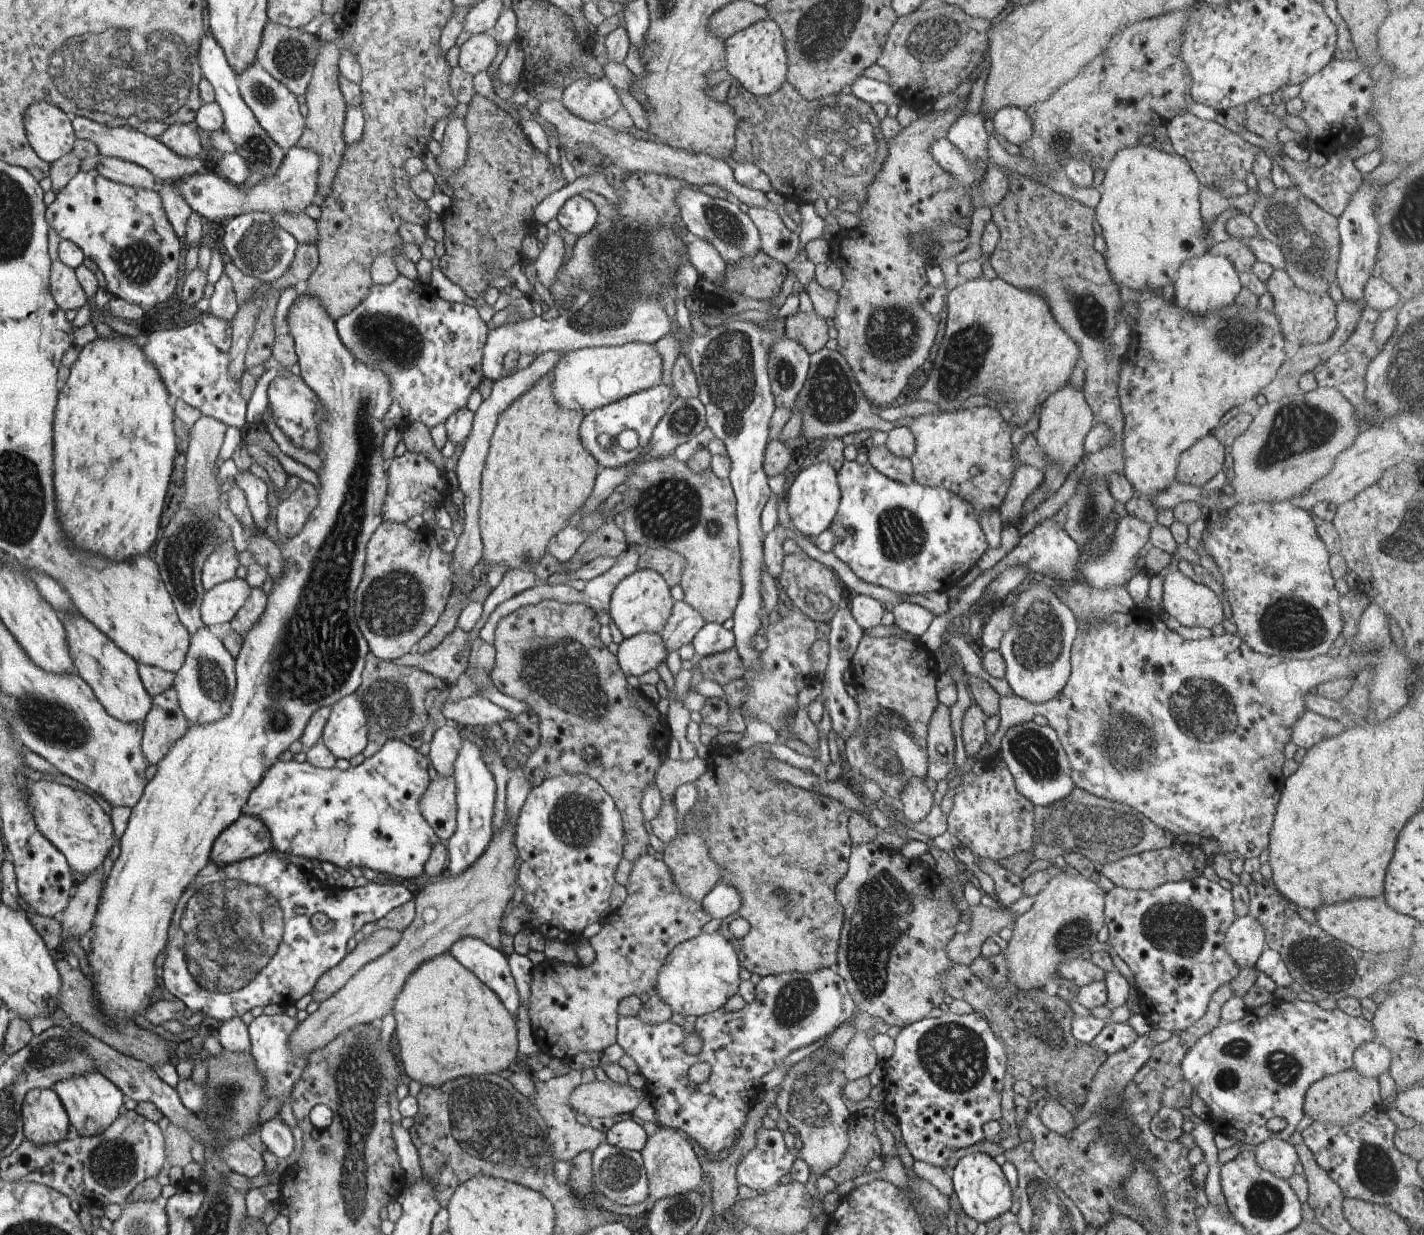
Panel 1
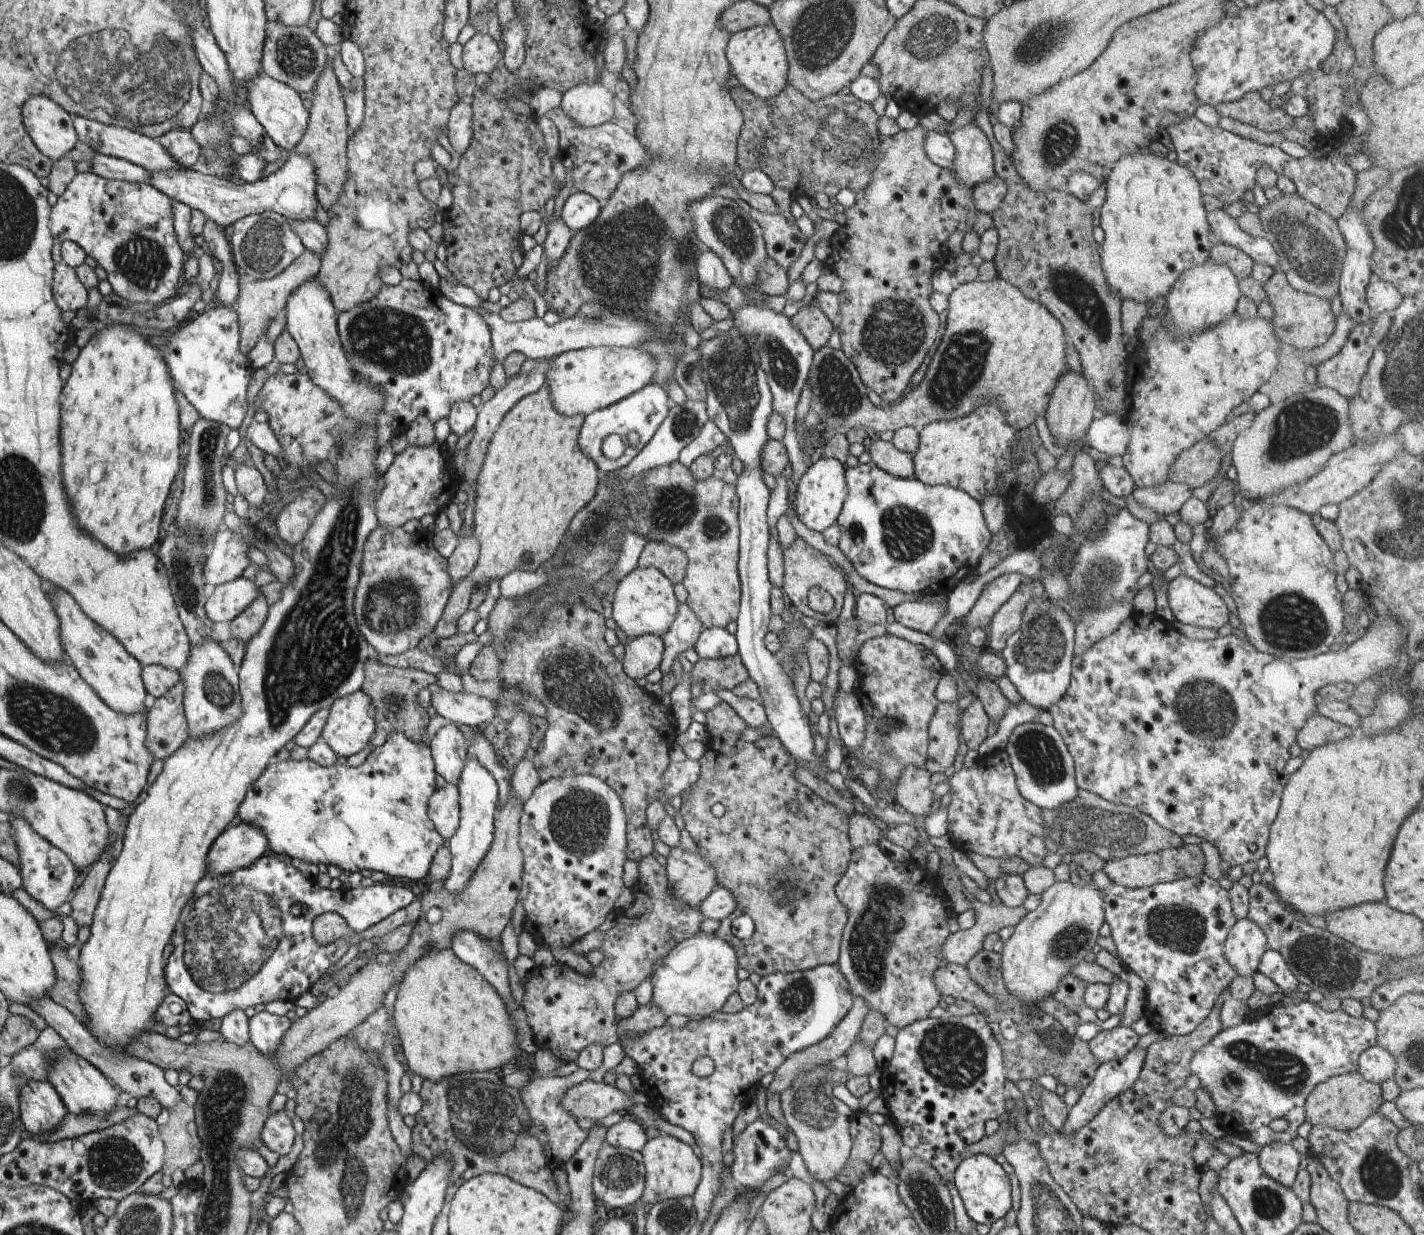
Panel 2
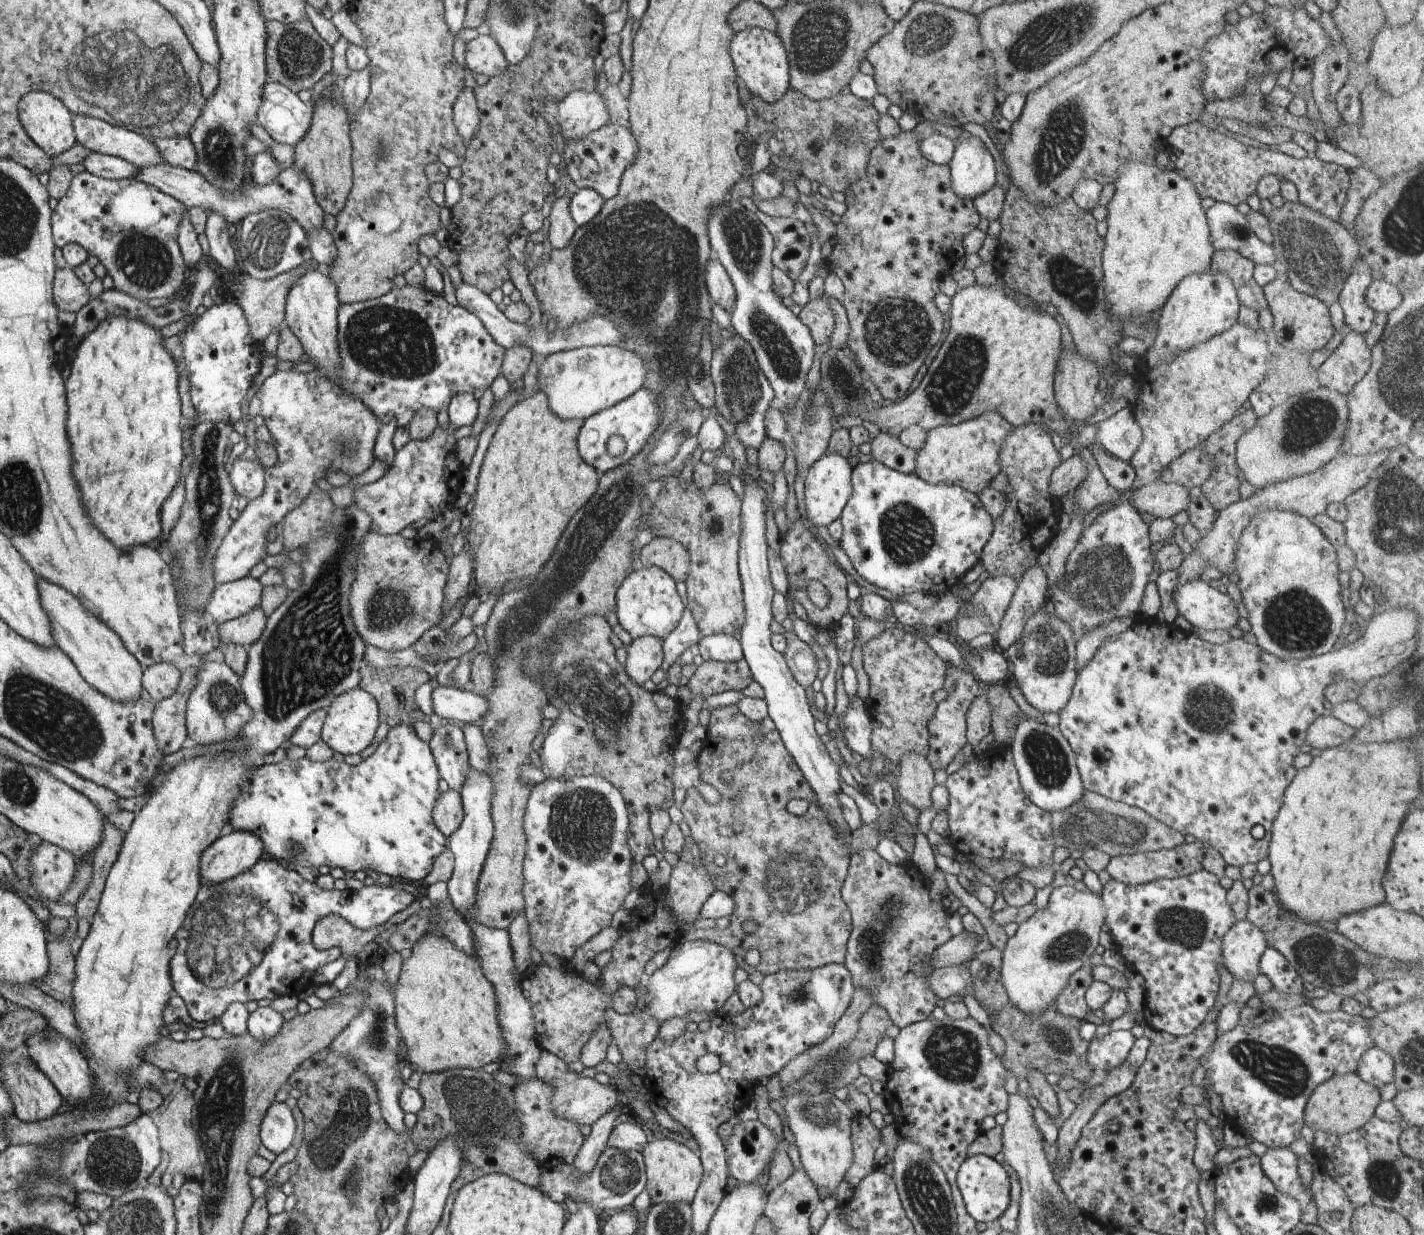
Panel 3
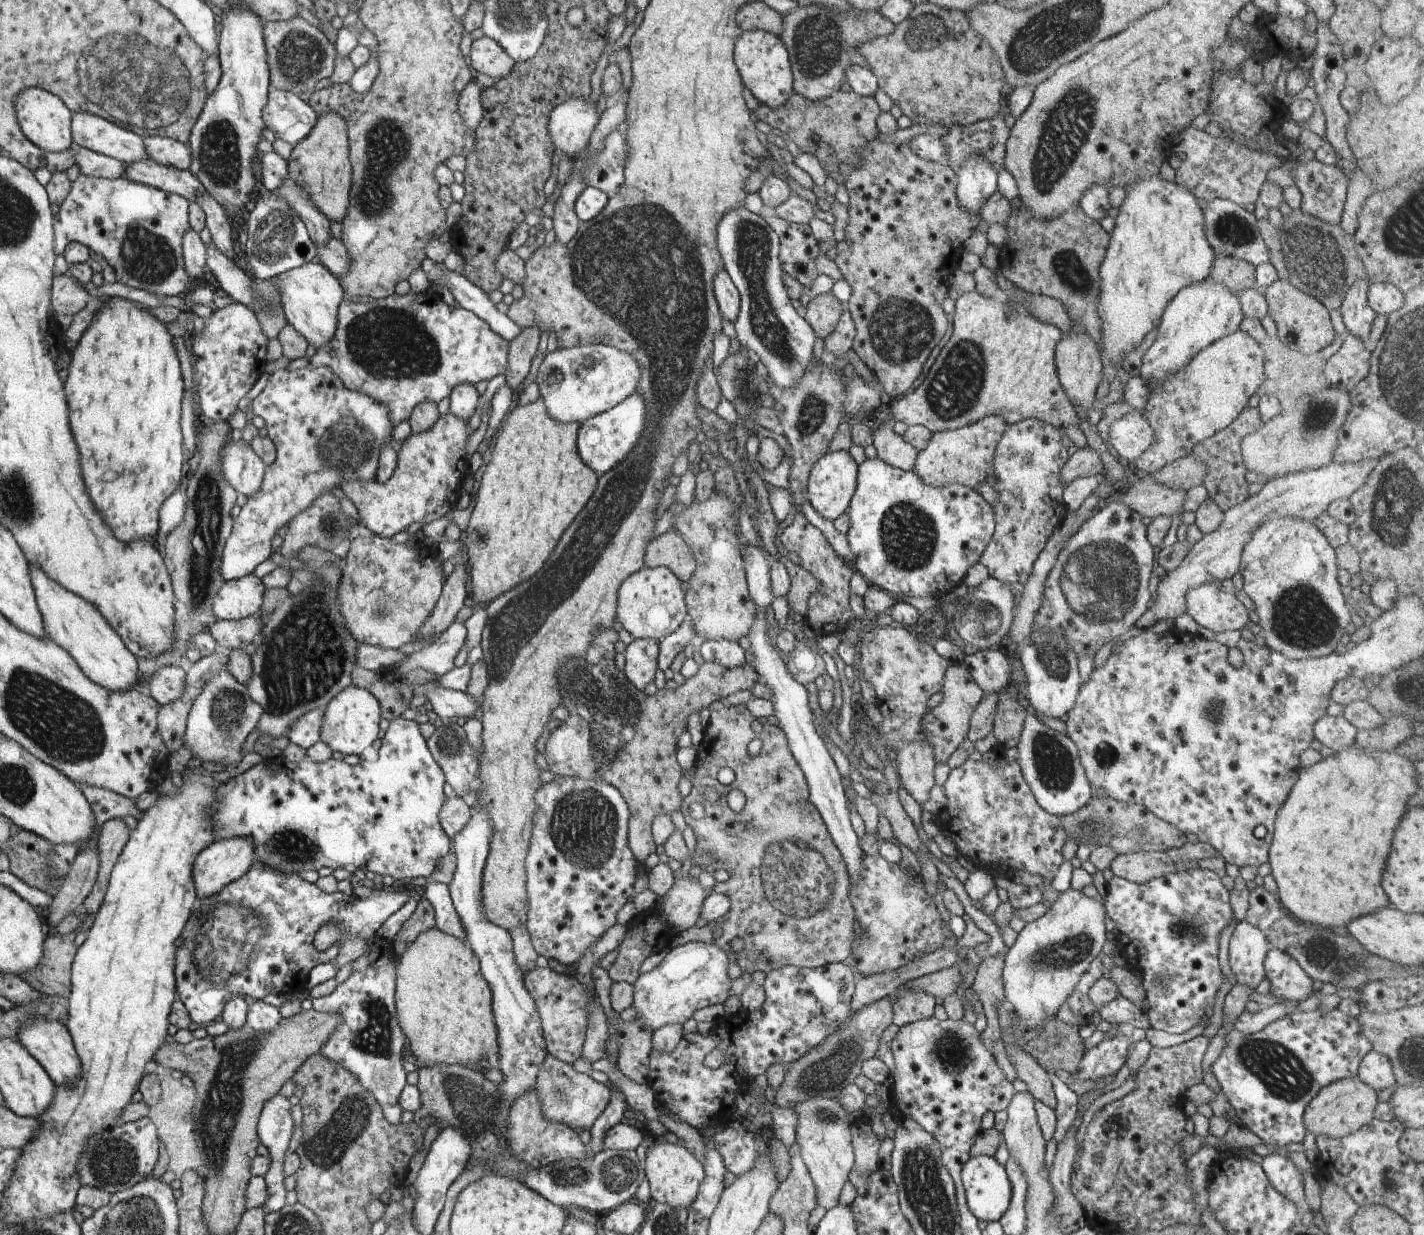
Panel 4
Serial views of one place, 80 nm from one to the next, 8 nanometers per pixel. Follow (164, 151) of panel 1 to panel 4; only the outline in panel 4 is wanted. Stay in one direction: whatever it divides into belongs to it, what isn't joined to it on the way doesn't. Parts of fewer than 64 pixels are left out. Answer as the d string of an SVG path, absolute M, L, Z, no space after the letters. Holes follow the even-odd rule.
M89 112L74 114L72 134L78 146L85 146L125 164L142 161L148 157L143 137L138 132L100 115Z

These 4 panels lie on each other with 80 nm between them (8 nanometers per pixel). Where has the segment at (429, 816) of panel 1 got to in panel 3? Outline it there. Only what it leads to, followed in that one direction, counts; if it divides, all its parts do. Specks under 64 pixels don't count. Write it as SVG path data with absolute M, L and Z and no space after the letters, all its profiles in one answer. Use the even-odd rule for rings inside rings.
M448 789L439 798L434 810L436 826L445 835L450 836L459 829L465 817L462 794L454 789Z

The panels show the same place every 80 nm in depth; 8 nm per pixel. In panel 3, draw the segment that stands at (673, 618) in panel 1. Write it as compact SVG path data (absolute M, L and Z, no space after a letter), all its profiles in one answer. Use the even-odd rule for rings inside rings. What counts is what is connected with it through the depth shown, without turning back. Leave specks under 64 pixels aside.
M686 607L678 626L662 639L663 658L660 667L667 671L674 662L683 656L688 656L694 651L699 638L701 636L695 618Z

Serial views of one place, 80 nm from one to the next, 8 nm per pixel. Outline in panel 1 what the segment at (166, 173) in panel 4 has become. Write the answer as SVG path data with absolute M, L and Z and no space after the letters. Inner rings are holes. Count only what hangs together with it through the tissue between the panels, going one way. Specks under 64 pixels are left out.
M296 146L285 153L284 160L273 177L253 186L236 186L216 172L201 171L183 179L157 180L160 184L173 185L179 190L186 204L200 216L221 223L246 213L263 212L281 215L304 213L310 204L317 201L319 180L319 155Z

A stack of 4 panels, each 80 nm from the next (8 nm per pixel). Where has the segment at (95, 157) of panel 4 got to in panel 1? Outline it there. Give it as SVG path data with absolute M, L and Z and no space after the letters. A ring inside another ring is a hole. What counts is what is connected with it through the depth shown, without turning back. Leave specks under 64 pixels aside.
M101 155L96 170L104 178L112 179L114 182L124 183L134 188L154 189L158 187L158 182L152 171L118 157Z

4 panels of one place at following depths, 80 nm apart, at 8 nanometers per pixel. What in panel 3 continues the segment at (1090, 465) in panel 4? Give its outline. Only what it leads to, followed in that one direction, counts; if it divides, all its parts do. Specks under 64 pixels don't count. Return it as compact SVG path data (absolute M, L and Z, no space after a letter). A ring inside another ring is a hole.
M1075 454L1065 460L1051 476L1051 495L1056 495L1059 499L1067 492L1075 490L1087 477L1089 464L1082 455Z

